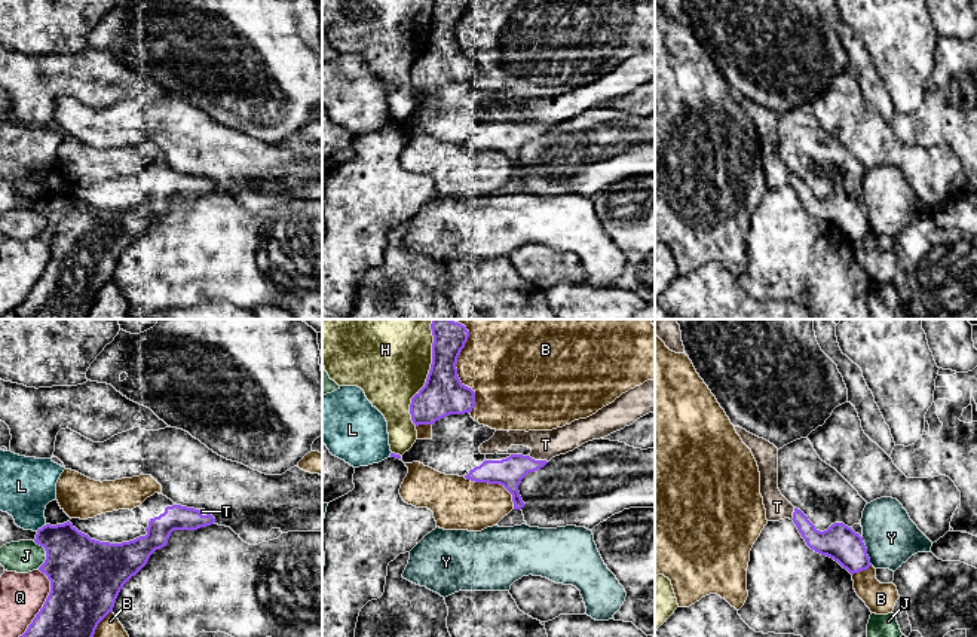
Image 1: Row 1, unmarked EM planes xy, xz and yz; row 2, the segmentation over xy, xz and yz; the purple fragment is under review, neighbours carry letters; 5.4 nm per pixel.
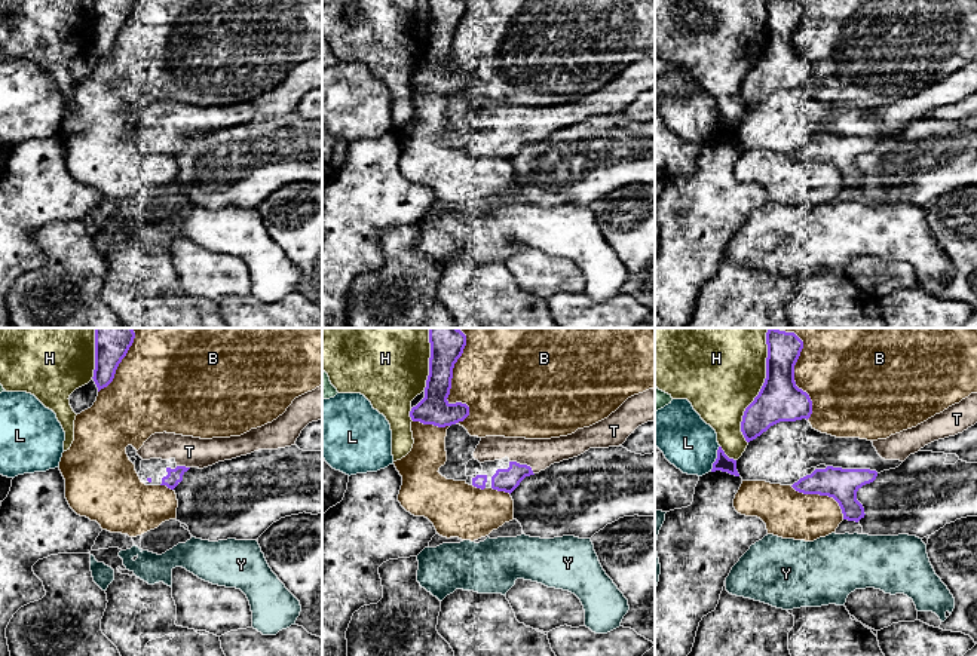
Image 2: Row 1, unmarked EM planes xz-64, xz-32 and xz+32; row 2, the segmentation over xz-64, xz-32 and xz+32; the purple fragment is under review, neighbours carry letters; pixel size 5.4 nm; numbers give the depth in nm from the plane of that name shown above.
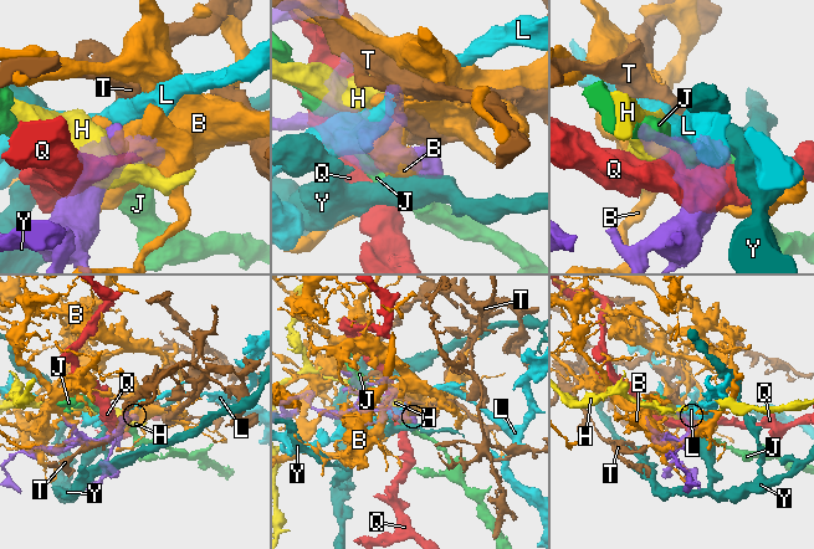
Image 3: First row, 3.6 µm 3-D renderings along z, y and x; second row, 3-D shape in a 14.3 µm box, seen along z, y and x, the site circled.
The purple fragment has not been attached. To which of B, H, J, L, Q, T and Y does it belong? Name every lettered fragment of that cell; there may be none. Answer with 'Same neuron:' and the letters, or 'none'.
Same neuron: T

